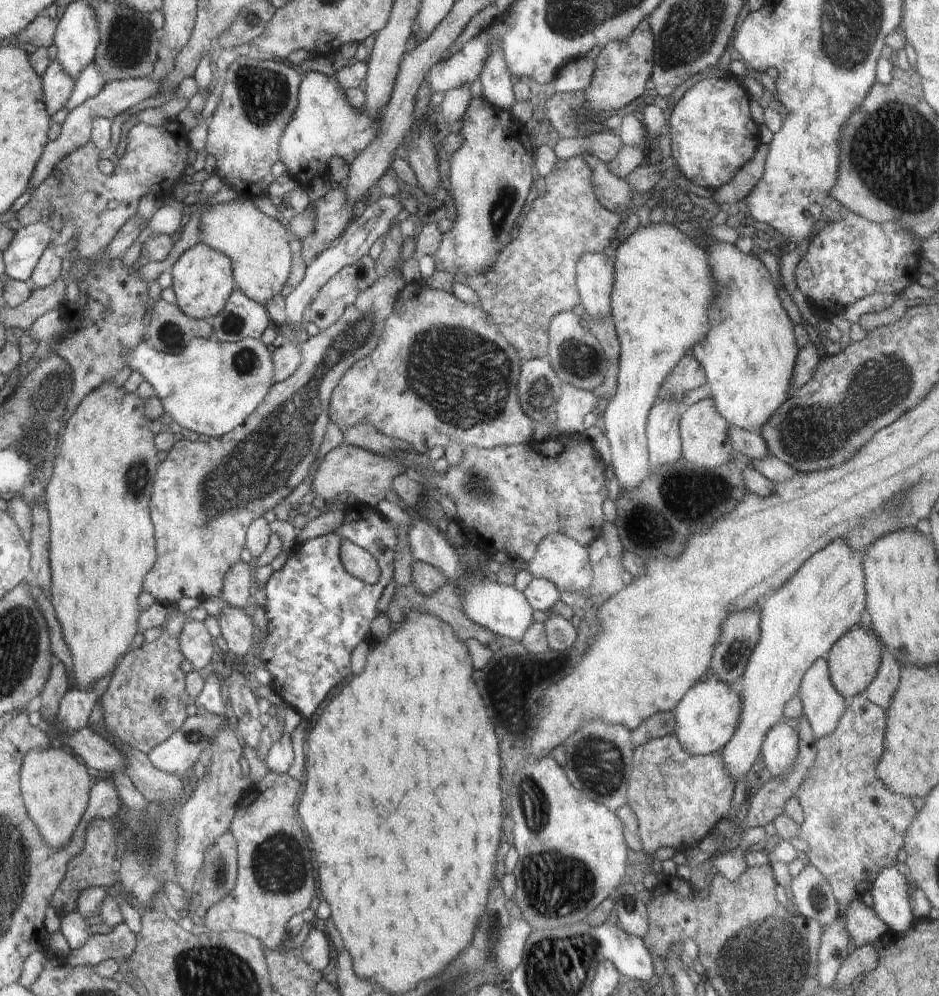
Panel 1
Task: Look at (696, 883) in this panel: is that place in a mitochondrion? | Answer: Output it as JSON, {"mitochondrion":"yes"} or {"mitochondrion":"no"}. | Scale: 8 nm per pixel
{"mitochondrion":"no"}

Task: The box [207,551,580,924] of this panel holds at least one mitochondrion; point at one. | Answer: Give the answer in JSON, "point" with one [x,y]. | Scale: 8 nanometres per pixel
{"point":[280,866]}

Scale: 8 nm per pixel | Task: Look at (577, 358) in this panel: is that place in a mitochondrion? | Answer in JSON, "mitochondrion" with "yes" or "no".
{"mitochondrion":"yes"}

